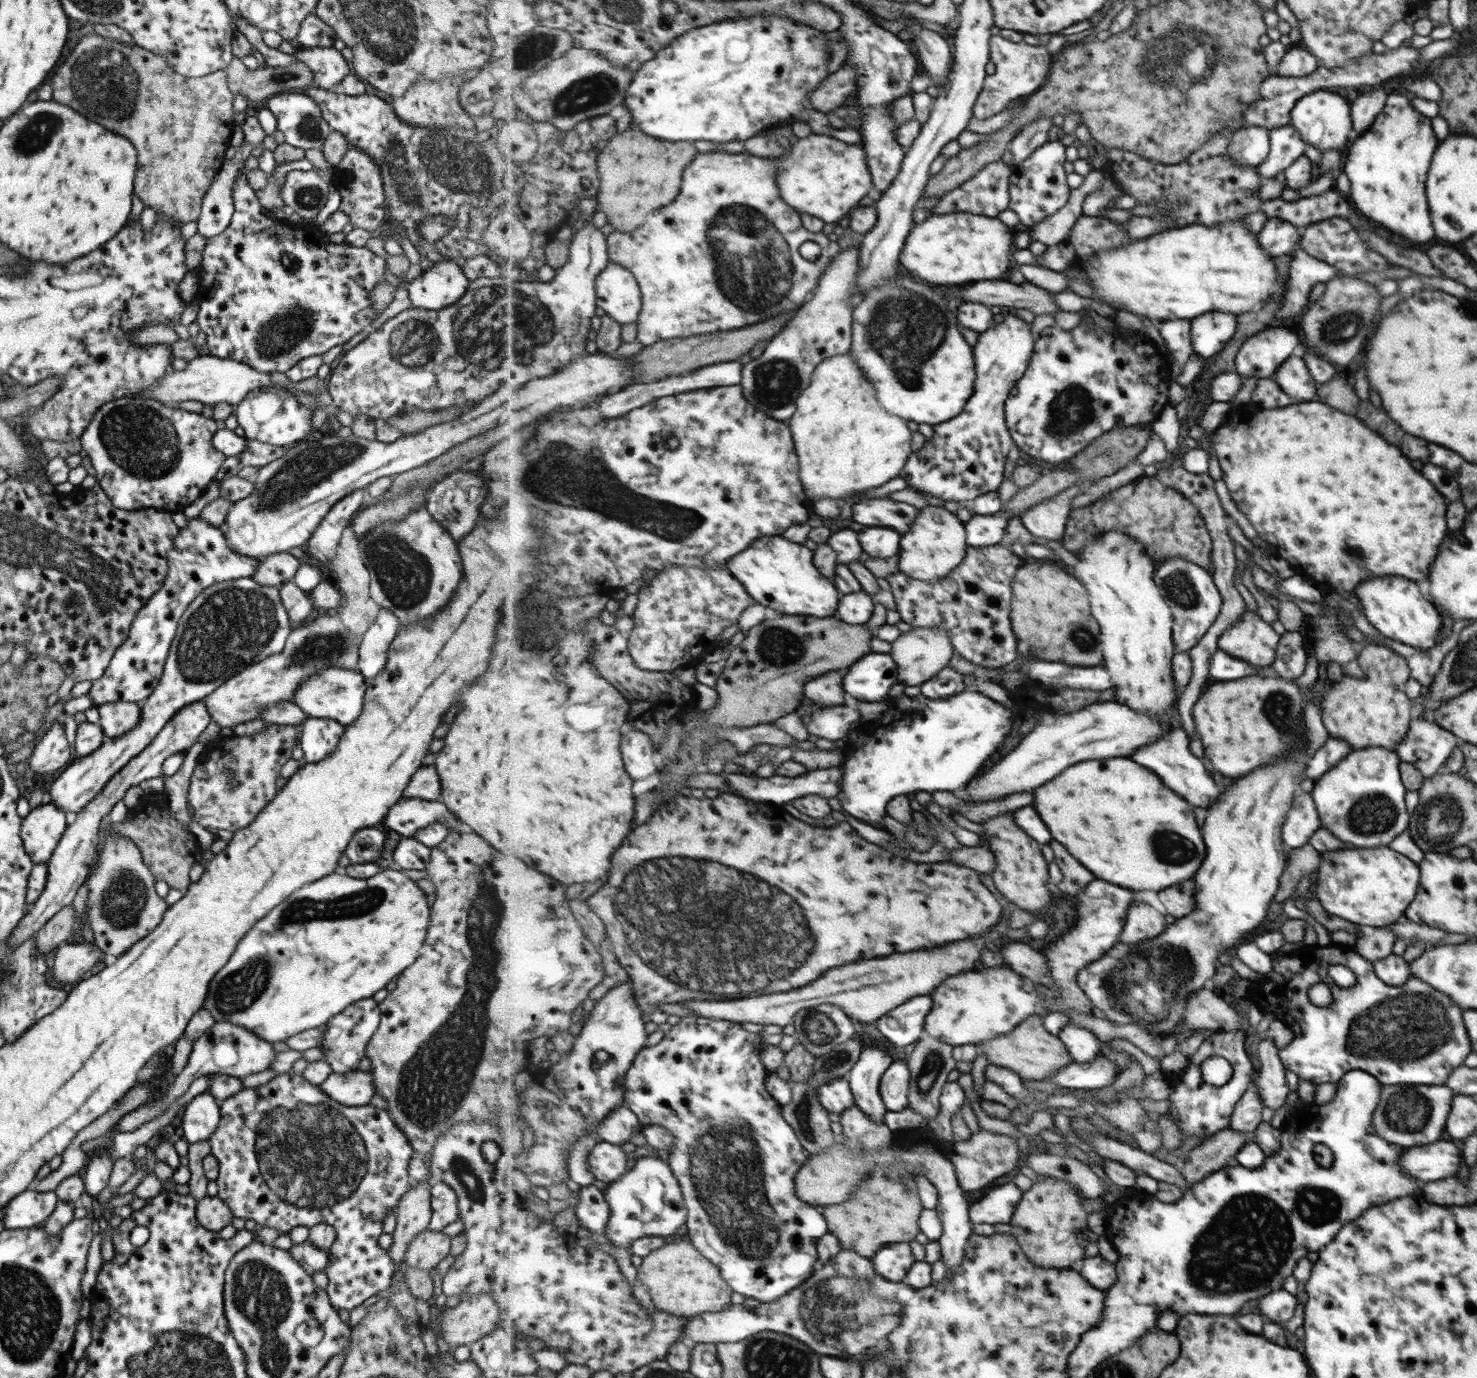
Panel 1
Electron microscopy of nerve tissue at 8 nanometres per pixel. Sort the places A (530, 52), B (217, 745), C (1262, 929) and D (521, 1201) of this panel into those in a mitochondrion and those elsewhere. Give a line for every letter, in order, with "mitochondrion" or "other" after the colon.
A: mitochondrion
B: other
C: other
D: other

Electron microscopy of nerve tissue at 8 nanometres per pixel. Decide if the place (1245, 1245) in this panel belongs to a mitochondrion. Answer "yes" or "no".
yes

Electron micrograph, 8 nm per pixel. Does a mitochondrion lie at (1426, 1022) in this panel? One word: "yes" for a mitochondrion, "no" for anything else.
yes

